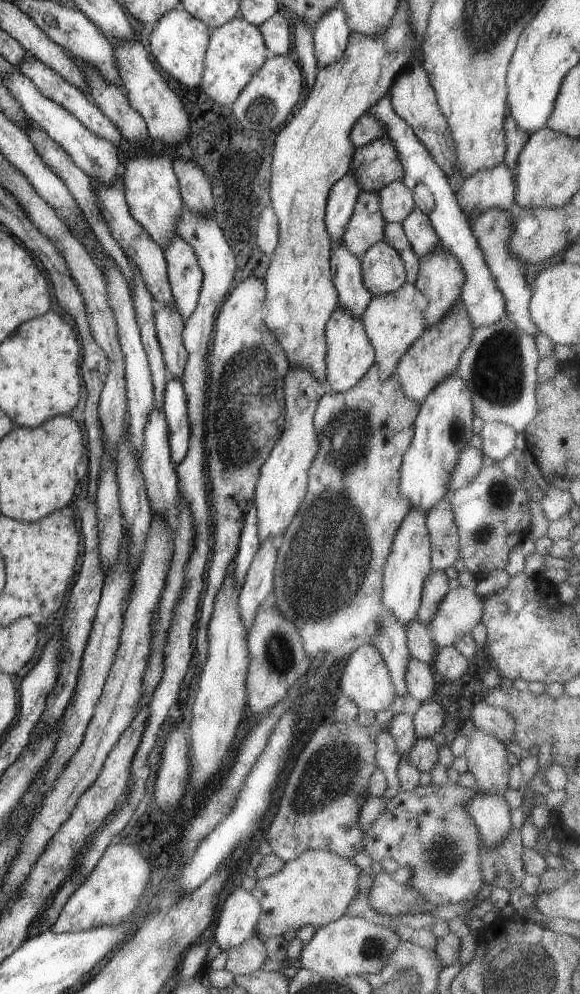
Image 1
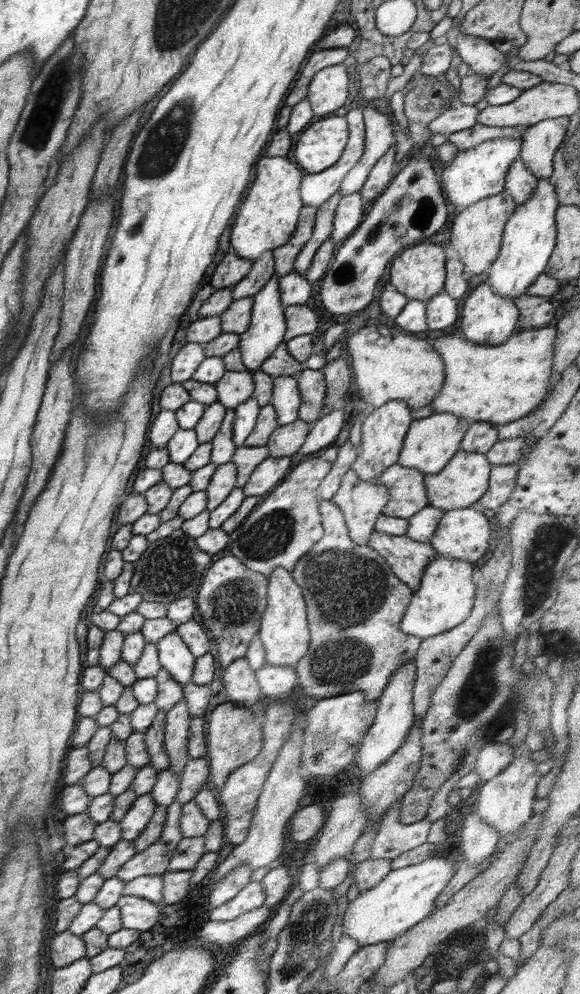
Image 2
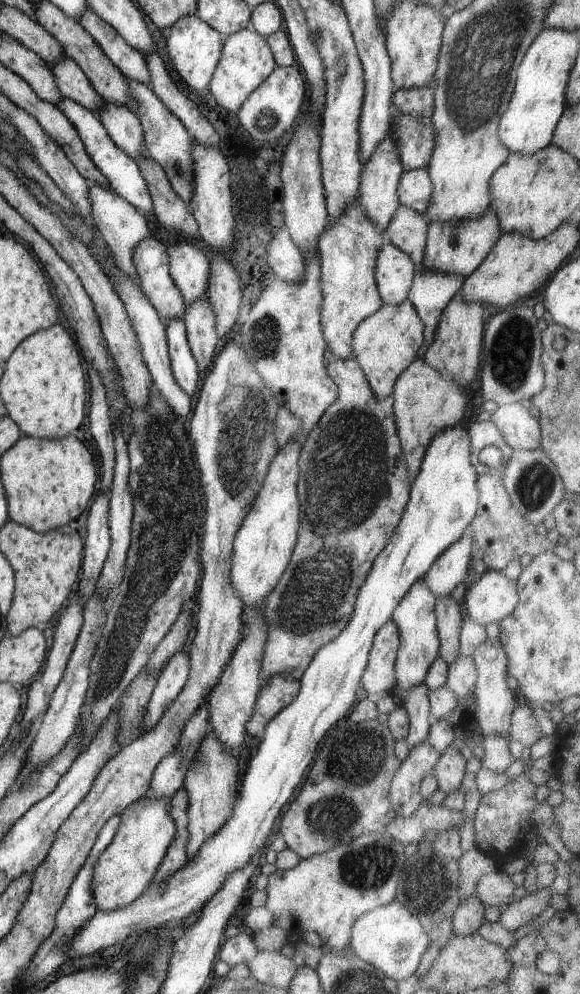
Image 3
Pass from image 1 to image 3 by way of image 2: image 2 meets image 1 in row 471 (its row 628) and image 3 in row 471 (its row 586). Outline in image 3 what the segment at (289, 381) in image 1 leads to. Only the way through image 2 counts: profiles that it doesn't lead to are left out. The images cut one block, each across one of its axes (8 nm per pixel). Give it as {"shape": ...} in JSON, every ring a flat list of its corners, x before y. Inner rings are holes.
{"shape":[[290,441,276,453,252,508,236,533,230,576,237,595,246,607,262,608,265,598,274,590,282,573,288,568,296,546,298,528,301,527,297,491,301,446,298,441]]}

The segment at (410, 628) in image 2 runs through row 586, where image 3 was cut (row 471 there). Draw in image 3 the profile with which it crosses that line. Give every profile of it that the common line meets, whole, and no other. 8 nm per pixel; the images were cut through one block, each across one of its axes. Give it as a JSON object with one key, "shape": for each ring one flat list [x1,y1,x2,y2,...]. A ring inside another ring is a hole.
{"shape":[[460,423,438,432,430,441,418,474,413,478,409,486,409,499,404,507,401,519,396,525,396,530,390,537,388,544,374,559,366,580,358,589,355,609,350,622,334,640,317,650,308,668,299,678,300,688,298,694,286,708,283,708,268,722,256,755,248,762,244,762,240,774,239,797,234,803,232,816,222,825,222,828,218,829,218,832,215,832,215,835,205,840,198,854,187,861,181,869,173,872,169,879,158,884,151,882,144,889,144,892,128,906,113,911,97,909,96,914,84,921,69,940,69,947,65,950,65,958,72,960,72,958,92,956,92,954,96,954,96,952,100,952,104,948,124,942,134,932,136,934,144,932,144,930,156,932,154,928,158,928,158,926,166,927,170,924,180,924,182,920,200,912,201,908,222,888,224,881,227,876,230,876,231,872,244,868,251,863,254,855,259,854,264,843,268,840,268,836,274,830,274,822,276,822,280,810,284,808,284,804,288,804,294,799,294,796,292,796,294,790,298,788,298,784,302,784,302,780,306,776,306,770,308,770,308,764,312,762,312,758,316,754,318,742,332,728,332,724,336,724,340,719,345,718,348,710,362,696,360,679,365,671,376,631,391,620,394,609,400,604,403,596,416,580,425,576,438,555,451,544,454,544,454,541,457,541,462,535,468,533,469,524,476,516,479,507,479,491,476,487,477,472,472,466,470,455,471,440,468,427,460,425]]}

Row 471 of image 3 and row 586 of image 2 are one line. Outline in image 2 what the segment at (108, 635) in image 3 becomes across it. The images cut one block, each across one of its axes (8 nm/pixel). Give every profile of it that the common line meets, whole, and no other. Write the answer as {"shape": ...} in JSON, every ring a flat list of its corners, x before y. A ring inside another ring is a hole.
{"shape":[[182,529,170,535,150,541,148,548,134,563,134,576,130,583,130,593,142,595,144,601,166,604,179,598,195,598,203,580,205,570,213,563,211,554,198,548,191,536,184,534]]}

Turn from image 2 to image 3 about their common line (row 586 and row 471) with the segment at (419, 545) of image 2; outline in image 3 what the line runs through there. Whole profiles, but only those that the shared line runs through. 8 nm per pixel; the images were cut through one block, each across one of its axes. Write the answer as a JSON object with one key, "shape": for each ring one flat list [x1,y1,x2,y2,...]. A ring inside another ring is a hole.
{"shape":[[417,358,398,376,393,388,393,411,403,455,409,468,409,484,418,474,427,446,438,432,458,424,469,401,463,386,442,376,423,358]]}

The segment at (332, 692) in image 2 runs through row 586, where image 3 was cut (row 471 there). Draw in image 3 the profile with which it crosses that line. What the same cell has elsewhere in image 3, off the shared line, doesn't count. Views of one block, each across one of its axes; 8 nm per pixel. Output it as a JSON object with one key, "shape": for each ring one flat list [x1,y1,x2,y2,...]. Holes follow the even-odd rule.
{"shape":[[330,358,327,373,339,388,339,395,301,446,297,482,301,518,298,540,288,568,263,604,267,618,261,668,263,686,276,675,299,680,317,650,334,640,350,622,358,589,366,580,374,559,394,534,409,499,409,468,397,433,393,394,380,400,355,358,345,361]]}

